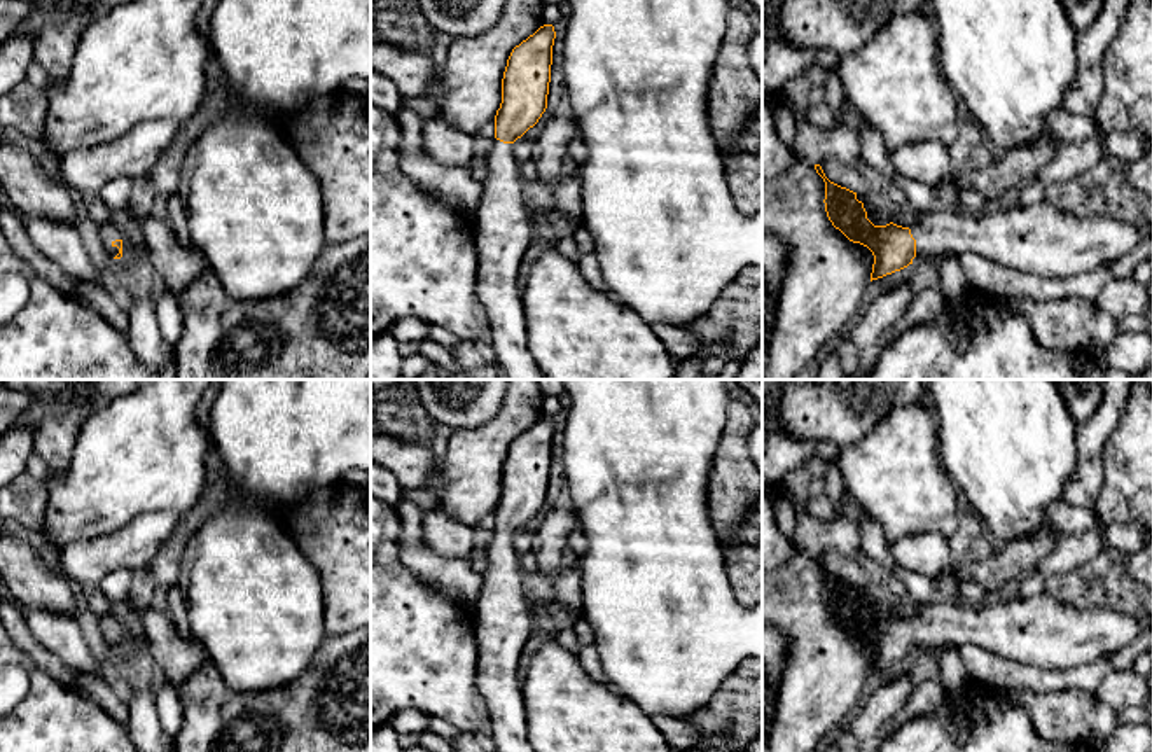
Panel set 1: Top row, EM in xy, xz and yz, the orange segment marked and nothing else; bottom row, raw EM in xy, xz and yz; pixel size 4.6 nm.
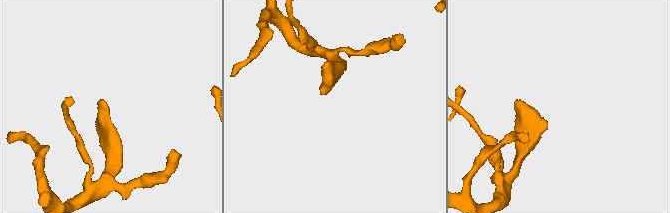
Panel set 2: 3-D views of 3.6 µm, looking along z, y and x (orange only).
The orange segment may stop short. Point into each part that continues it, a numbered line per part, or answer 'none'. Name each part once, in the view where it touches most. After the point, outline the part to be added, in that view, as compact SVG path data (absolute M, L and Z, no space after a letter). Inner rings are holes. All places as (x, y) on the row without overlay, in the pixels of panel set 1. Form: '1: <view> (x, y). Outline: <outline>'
1: xy (109, 623). Outline: M108 612L108 614L100 616L98 624L100 624L100 631L101 631L101 635L105 637L105 640L108 642L108 645L110 645L112 649L115 649L115 647L119 645L119 640L114 638L112 635L114 635L115 631L121 631L121 623L119 623L117 617L114 616L114 612Z

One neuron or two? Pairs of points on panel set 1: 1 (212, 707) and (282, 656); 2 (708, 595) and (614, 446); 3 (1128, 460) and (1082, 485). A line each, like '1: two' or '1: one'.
1: two
2: one
3: two

